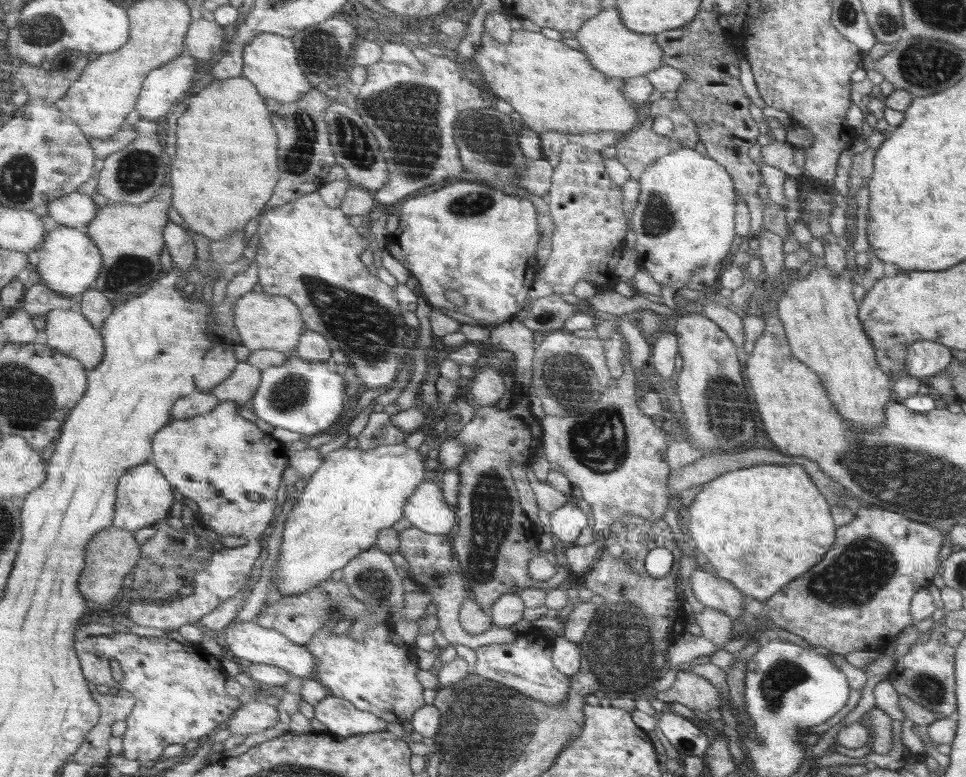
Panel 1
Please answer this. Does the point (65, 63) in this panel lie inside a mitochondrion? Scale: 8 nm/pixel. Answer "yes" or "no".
yes

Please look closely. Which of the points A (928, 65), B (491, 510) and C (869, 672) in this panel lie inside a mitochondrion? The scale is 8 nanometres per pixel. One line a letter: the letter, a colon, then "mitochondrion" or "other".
A: mitochondrion
B: mitochondrion
C: other

